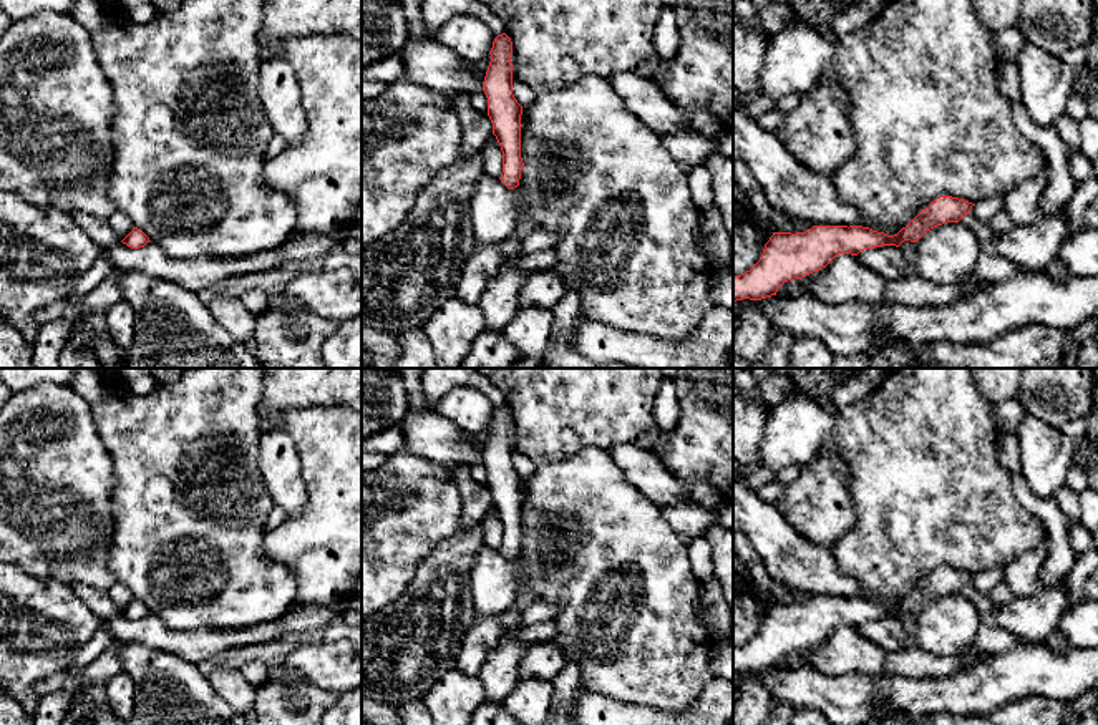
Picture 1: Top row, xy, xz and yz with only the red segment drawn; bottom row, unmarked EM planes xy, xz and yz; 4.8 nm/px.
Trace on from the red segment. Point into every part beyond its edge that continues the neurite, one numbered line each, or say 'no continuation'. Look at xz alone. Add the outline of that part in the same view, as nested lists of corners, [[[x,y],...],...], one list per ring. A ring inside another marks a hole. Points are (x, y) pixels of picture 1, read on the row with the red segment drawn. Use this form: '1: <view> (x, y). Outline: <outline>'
no continuation

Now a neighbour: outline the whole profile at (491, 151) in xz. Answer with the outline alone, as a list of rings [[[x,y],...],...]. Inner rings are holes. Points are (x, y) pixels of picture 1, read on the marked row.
[[[494,134],[484,143],[481,154],[484,158],[484,173],[499,179],[503,173],[503,151]]]

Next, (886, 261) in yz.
[[[896,246],[864,249],[856,255],[867,269],[874,270],[886,282],[901,275],[902,252]]]

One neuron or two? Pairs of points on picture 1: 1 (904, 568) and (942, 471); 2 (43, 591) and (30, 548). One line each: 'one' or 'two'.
1: one
2: two

